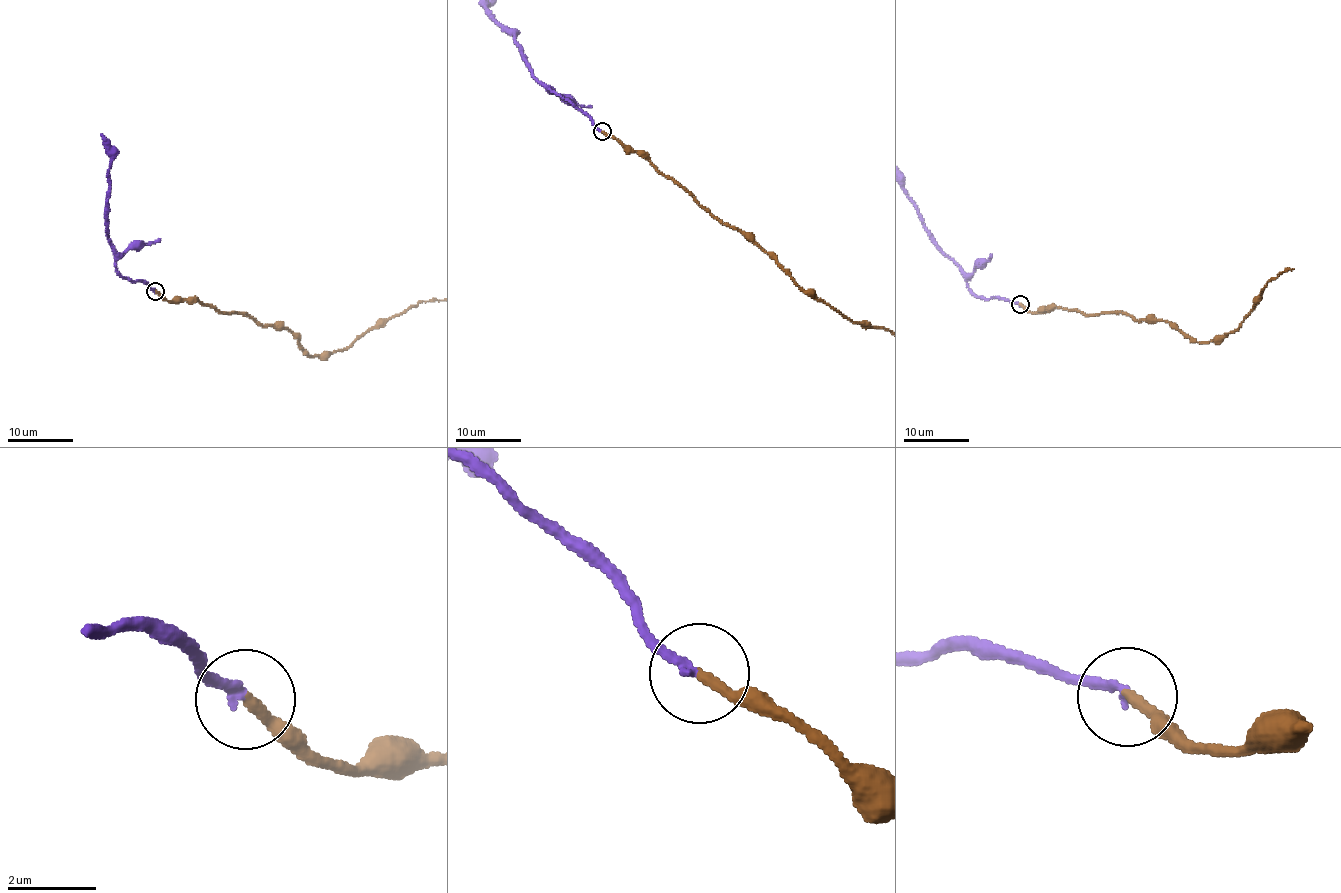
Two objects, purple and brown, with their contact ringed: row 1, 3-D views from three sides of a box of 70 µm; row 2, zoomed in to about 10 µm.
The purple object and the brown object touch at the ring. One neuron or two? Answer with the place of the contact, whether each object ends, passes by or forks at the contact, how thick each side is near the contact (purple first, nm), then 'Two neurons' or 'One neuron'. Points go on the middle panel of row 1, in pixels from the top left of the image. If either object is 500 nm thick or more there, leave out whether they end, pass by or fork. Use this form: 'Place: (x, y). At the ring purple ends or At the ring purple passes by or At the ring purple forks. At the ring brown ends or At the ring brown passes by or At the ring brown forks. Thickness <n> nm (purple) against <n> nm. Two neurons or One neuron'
Place: (602, 131). At the ring purple ends. At the ring brown ends. Thickness 190 nm (purple) against 240 nm. One neuron

